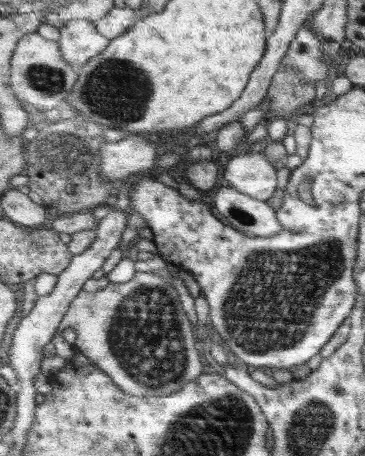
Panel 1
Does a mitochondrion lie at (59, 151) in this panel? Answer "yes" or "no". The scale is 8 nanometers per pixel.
yes

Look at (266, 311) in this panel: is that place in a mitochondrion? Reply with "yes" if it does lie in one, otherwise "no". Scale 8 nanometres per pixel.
yes

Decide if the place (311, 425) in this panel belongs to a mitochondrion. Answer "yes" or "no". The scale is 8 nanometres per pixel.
yes

